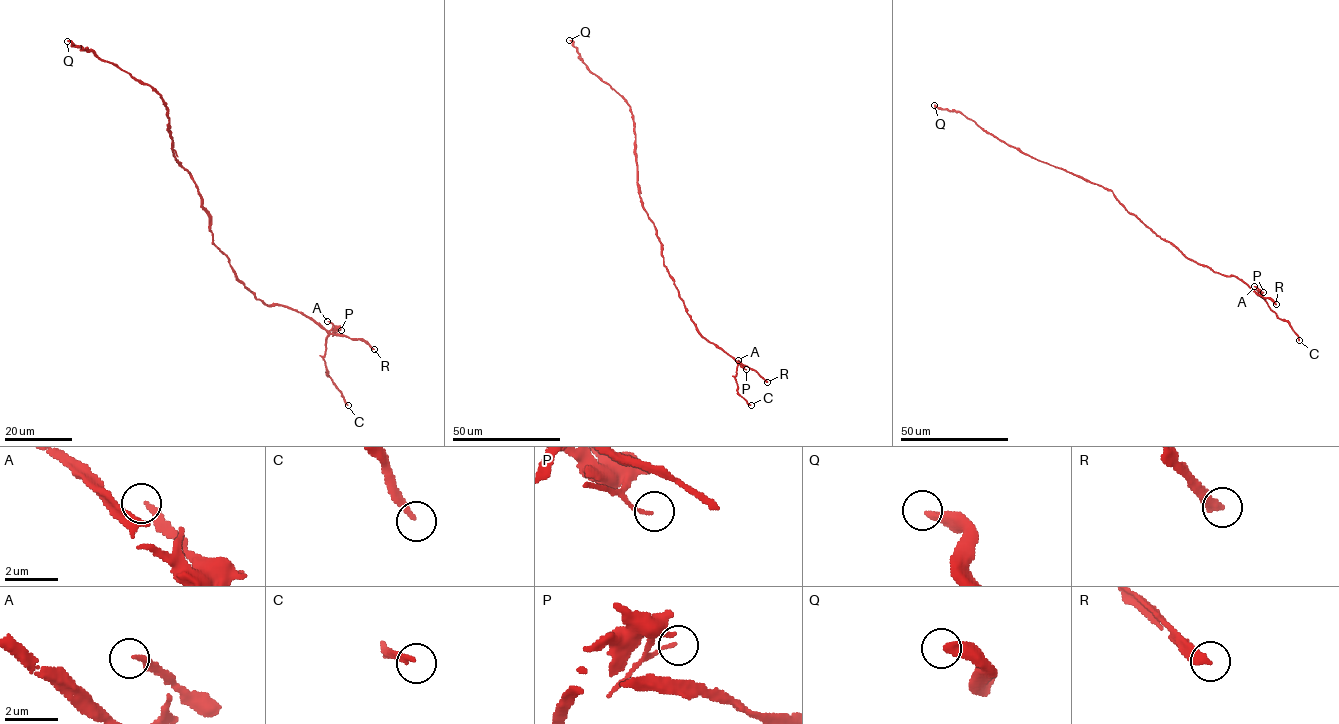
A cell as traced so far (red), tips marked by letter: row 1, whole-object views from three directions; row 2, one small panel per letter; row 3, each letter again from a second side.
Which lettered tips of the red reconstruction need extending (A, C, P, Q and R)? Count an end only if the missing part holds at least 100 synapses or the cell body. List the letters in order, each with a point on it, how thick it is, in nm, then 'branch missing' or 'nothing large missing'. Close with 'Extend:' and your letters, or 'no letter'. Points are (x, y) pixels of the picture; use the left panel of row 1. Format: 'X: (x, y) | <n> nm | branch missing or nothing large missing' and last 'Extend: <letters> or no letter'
A: (327, 321) | 200 nm | nothing large missing
C: (348, 405) | 200 nm | branch missing
P: (341, 330) | 110 nm | nothing large missing
Q: (67, 41) | 320 nm | nothing large missing
R: (374, 349) | 400 nm | branch missing
Extend: C, R

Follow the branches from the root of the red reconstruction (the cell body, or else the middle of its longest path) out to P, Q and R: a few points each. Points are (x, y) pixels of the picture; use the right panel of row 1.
P: (1126, 209), (1188, 258), (1214, 272), (1236, 276), (1257, 293), (1263, 292)
Q: (1126, 209), (1111, 191), (1031, 158), (987, 133), (959, 112), (934, 105)
R: (1126, 209), (1188, 258), (1214, 272), (1236, 276), (1257, 294), (1276, 304)

